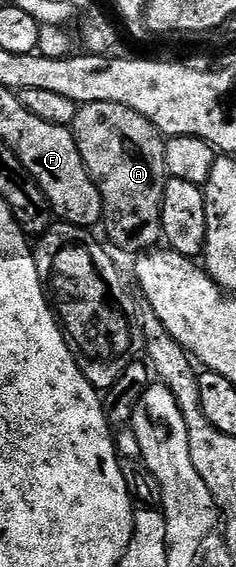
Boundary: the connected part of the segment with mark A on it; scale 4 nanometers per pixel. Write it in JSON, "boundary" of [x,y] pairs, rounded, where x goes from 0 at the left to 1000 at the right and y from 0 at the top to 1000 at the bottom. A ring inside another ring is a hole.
{"boundary":[[[377,183],[335,187],[309,224],[318,252],[343,268],[343,282],[398,317],[403,328],[428,339],[436,354],[432,404],[453,404],[470,418],[466,432],[504,441],[572,441],[619,444],[661,439],[699,413],[699,395],[682,388],[691,340],[708,330],[712,303],[699,289],[695,238],[614,205],[564,198],[564,190],[530,190],[530,183]]]}

